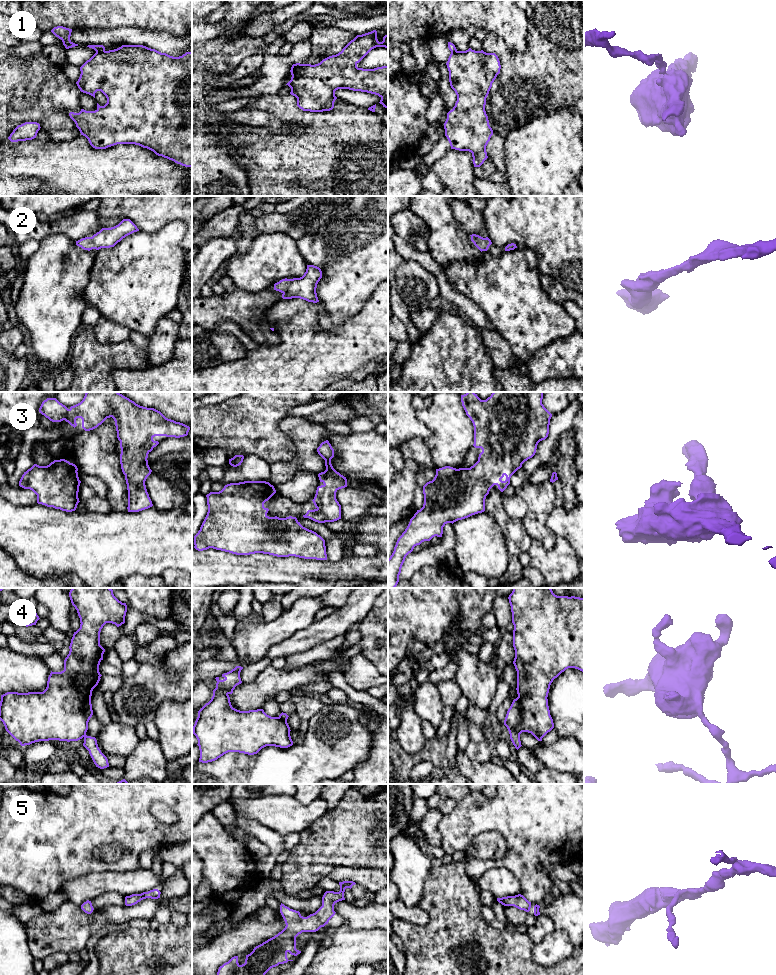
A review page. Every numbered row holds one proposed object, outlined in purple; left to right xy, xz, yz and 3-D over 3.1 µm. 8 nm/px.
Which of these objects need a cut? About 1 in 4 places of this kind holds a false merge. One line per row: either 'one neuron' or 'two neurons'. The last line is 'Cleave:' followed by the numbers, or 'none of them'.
1: two neurons
2: one neuron
3: one neuron
4: two neurons
5: one neuron
Cleave: 1, 4

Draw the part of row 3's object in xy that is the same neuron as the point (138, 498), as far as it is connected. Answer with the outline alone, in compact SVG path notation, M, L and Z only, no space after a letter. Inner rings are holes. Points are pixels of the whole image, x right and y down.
M86 392L83 400L80 403L71 406L69 409L65 405L60 403L56 398L47 398L42 402L39 408L39 412L52 422L61 422L65 420L74 428L77 426L76 419L81 418L82 428L85 431L90 431L97 428L107 418L112 417L114 419L117 431L117 438L120 441L121 448L120 464L122 472L125 475L128 490L128 512L139 512L153 506L145 485L147 477L152 472L148 465L148 454L153 450L154 447L159 444L159 442L154 441L153 438L155 436L180 438L187 436L190 430L189 426L166 418L160 411L154 408L140 406L129 398L123 396L119 392Z

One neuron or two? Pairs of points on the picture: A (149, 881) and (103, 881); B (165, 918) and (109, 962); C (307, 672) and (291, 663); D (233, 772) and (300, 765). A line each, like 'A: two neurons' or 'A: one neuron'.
A: one neuron
B: two neurons
C: two neurons
D: one neuron

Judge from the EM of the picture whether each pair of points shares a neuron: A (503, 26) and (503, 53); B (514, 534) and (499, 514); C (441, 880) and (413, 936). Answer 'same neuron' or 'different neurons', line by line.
A: different neurons
B: same neuron
C: same neuron

